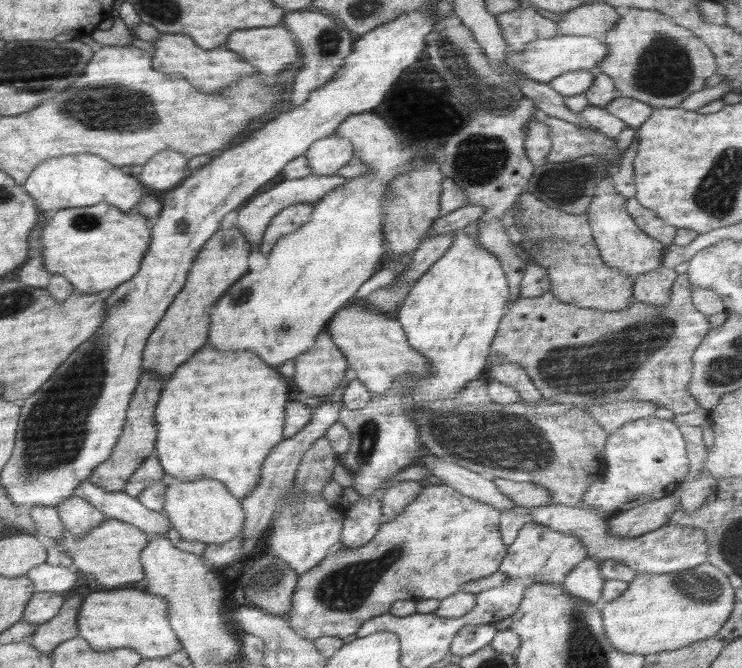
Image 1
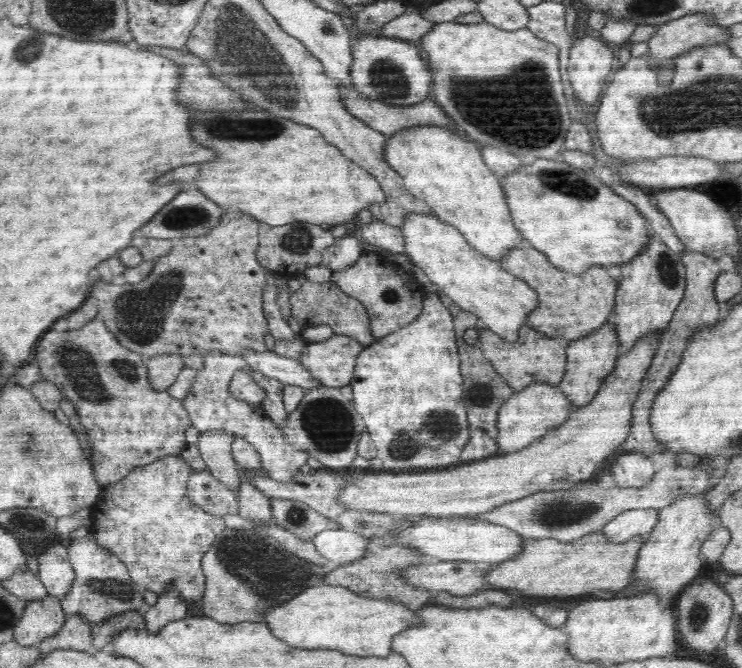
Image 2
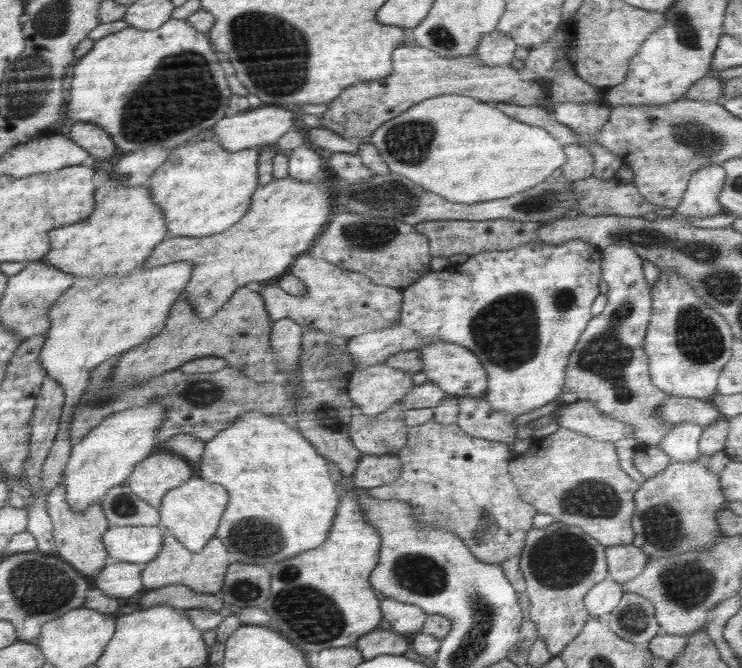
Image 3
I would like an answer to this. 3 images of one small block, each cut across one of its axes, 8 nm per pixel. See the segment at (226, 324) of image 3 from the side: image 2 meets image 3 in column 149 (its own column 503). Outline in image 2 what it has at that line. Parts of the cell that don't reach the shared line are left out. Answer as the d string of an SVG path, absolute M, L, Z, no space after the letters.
M524 326L520 330L516 343L508 343L487 329L476 327L476 331L479 333L483 355L491 362L512 391L524 391L533 383L546 383L547 386L554 387L563 379L567 366L568 340L548 338L529 326Z

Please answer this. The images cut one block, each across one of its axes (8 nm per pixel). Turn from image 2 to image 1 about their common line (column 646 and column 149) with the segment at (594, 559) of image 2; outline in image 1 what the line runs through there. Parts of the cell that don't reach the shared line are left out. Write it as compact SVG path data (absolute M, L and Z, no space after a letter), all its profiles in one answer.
M104 519L98 526L76 537L68 530L57 540L57 544L72 558L73 568L79 573L94 574L96 582L107 589L127 588L144 579L143 550L151 542L151 533L136 528L136 525L118 520Z

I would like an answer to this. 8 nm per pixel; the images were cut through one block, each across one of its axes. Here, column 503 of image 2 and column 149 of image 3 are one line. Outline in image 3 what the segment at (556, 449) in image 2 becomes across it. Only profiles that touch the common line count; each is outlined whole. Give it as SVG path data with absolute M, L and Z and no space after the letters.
M154 450L131 472L126 484L136 496L148 504L160 508L161 500L168 491L190 480L192 469L188 459L170 450Z

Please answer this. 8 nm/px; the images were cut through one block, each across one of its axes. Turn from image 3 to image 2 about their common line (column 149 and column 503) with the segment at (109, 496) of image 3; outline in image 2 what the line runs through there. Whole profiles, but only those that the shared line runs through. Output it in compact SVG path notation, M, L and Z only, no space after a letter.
M702 463L698 466L678 466L676 464L661 468L648 482L648 486L644 486L644 488L620 488L618 486L604 488L600 484L600 480L582 481L568 489L535 492L530 496L468 517L505 526L526 539L556 539L567 543L578 537L600 532L605 524L608 524L621 512L649 508L660 510L686 493L702 493L717 485L724 475L725 470L718 468L712 472L712 478L709 478L703 472Z

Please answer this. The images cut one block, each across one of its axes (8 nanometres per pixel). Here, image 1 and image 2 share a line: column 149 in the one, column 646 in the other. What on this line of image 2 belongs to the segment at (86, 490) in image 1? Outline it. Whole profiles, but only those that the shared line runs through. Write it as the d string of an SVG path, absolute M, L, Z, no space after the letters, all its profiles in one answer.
M658 509L627 510L605 524L600 532L604 533L613 542L623 542L630 540L633 536L650 533L658 520Z

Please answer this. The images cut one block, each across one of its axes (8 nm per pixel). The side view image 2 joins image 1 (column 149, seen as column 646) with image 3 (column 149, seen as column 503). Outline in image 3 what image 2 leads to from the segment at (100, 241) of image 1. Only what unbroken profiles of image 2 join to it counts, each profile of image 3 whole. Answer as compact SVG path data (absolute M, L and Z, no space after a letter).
M217 138L208 141L194 139L187 145L176 147L156 170L147 178L147 186L156 205L161 208L169 236L210 236L230 228L245 216L252 204L252 194L261 186L258 180L259 148L239 152L227 152Z

